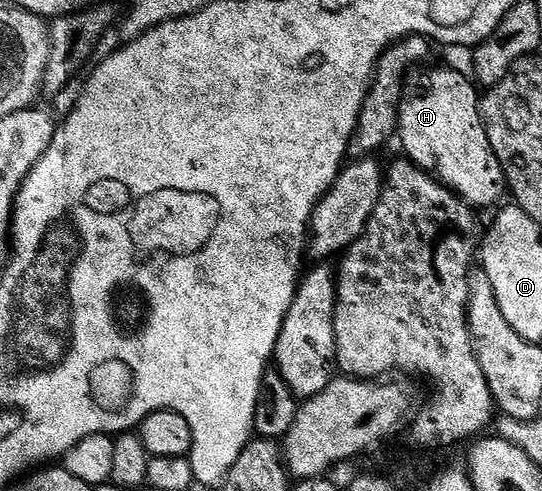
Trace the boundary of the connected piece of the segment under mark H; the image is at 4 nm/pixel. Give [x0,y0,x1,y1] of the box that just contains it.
[396,67,508,209]

